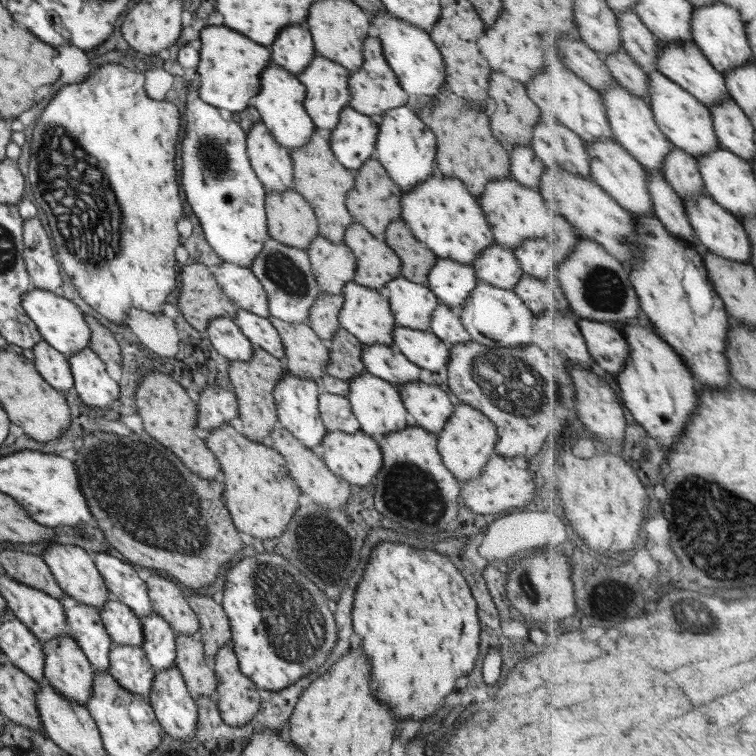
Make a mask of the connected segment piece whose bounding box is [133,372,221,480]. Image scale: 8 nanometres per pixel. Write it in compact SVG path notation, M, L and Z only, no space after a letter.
M159 372L146 373L133 388L137 413L142 419L143 432L161 443L198 478L217 480L221 469L213 453L205 446L203 439L195 434L197 424L196 404L187 397L184 389L169 376Z

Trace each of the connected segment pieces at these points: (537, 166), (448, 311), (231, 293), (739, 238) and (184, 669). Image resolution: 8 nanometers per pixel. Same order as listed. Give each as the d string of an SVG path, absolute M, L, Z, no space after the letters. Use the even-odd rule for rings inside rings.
M507 146L507 152L509 152L513 180L519 182L521 186L531 186L536 190L544 170L538 156L529 148L521 148L521 146Z
M439 302L431 314L429 329L435 337L449 346L464 344L471 341L469 333L465 331L457 310Z
M222 261L211 269L217 285L236 308L267 319L267 297L263 287L248 268Z
M708 193L701 194L697 198L685 198L685 208L691 225L695 227L695 233L699 237L700 244L703 244L711 252L729 258L737 262L749 263L753 258L753 247L751 246L750 235L747 234L746 227L741 219L721 206L719 202Z
M175 633L175 666L180 670L183 682L193 700L202 697L216 697L215 673L203 654L202 642L197 635Z

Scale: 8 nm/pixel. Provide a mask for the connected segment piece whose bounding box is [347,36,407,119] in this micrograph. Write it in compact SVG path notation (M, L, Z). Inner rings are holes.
M365 37L363 40L363 64L359 70L351 71L347 78L349 89L348 106L374 119L377 119L385 110L397 106L405 106L407 93L399 86L398 80L387 64L377 37Z

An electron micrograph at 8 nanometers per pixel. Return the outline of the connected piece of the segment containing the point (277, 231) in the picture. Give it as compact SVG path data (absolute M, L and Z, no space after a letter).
M293 189L279 193L269 192L269 190L265 191L264 211L268 236L285 246L291 246L306 251L309 242L311 242L311 238L318 234L317 219L309 203Z

